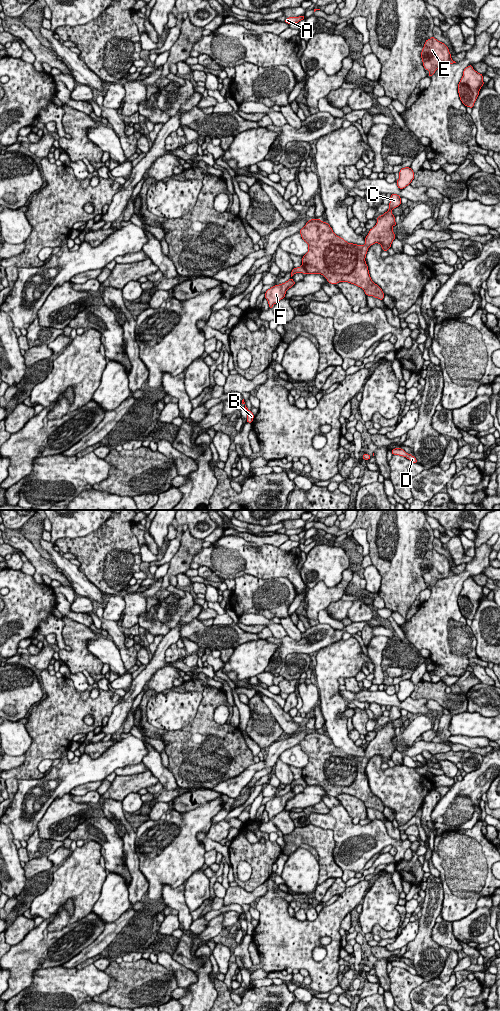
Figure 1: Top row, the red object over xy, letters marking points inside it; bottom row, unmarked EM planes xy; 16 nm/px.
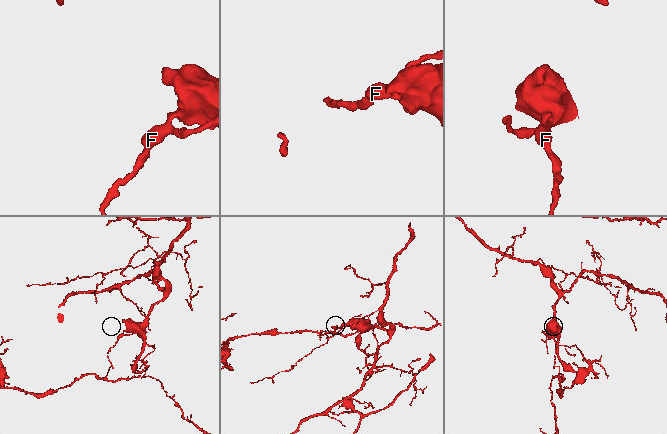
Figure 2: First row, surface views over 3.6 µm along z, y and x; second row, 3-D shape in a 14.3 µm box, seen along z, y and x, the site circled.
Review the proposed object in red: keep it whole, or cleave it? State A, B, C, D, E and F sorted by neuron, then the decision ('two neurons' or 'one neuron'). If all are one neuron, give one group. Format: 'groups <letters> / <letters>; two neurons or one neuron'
groups A C E / B D F; two neurons

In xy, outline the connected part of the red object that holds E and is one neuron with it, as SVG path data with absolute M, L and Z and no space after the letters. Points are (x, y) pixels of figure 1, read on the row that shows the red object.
M431 37L427 39L421 52L423 66L432 76L442 66L456 63L452 60L449 48L442 42Z

